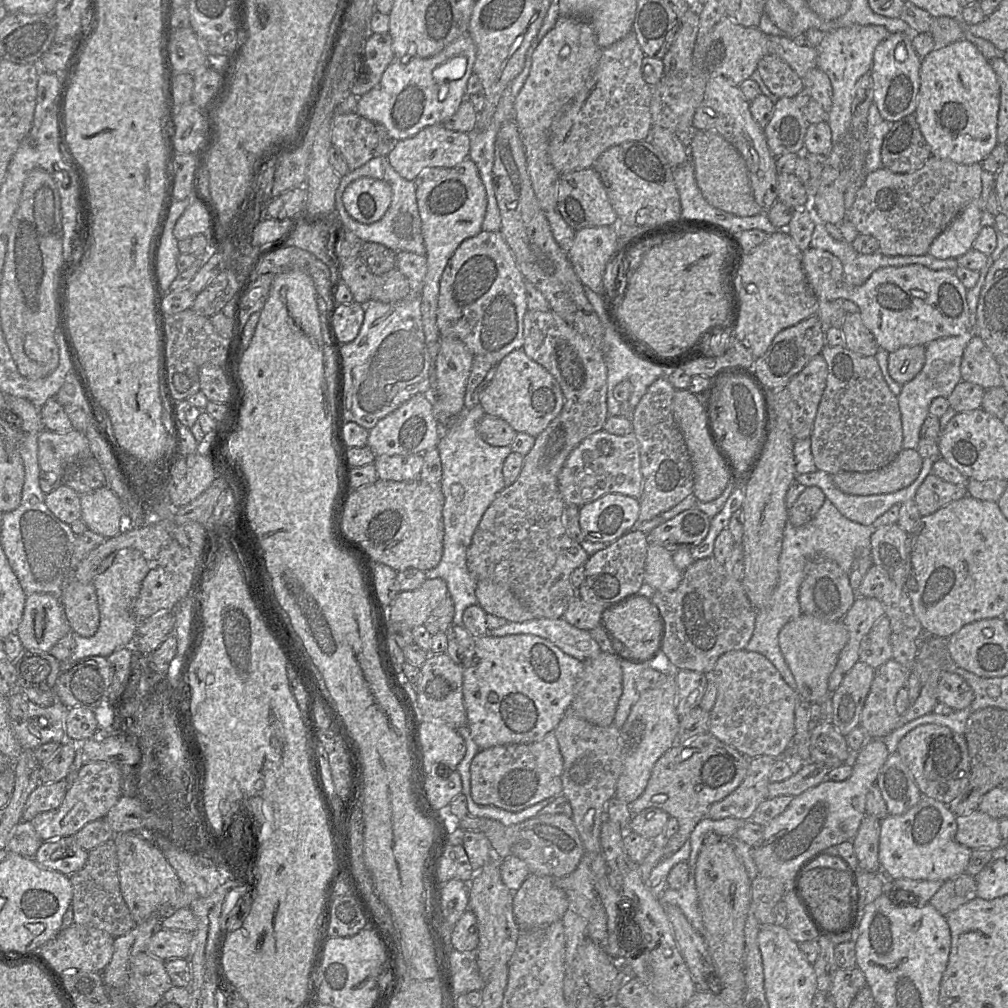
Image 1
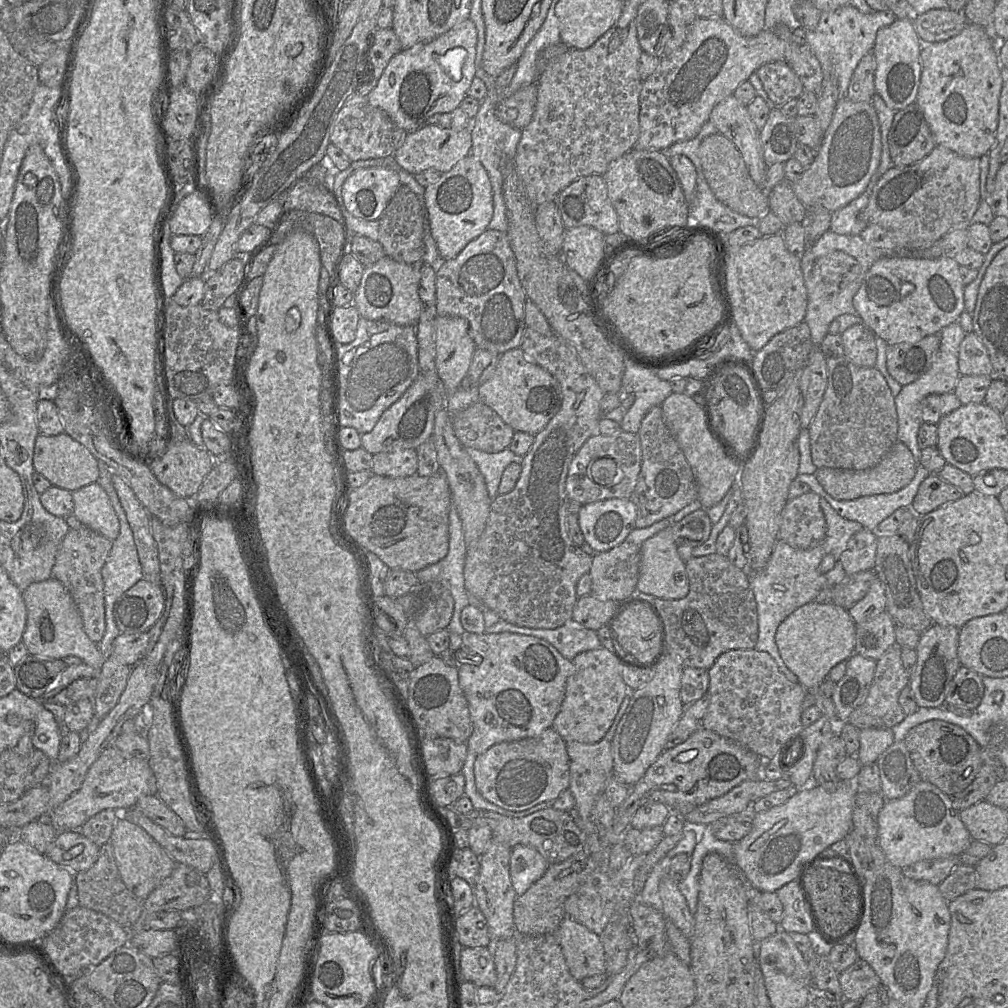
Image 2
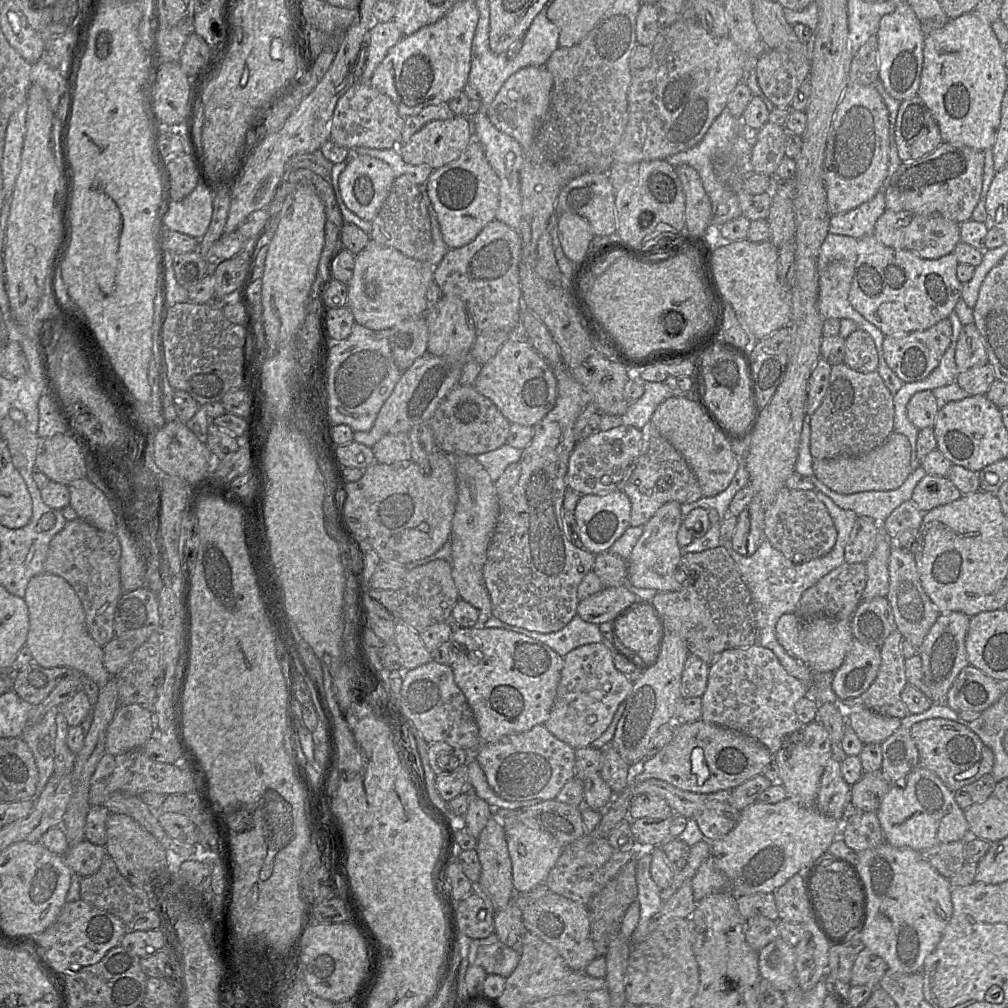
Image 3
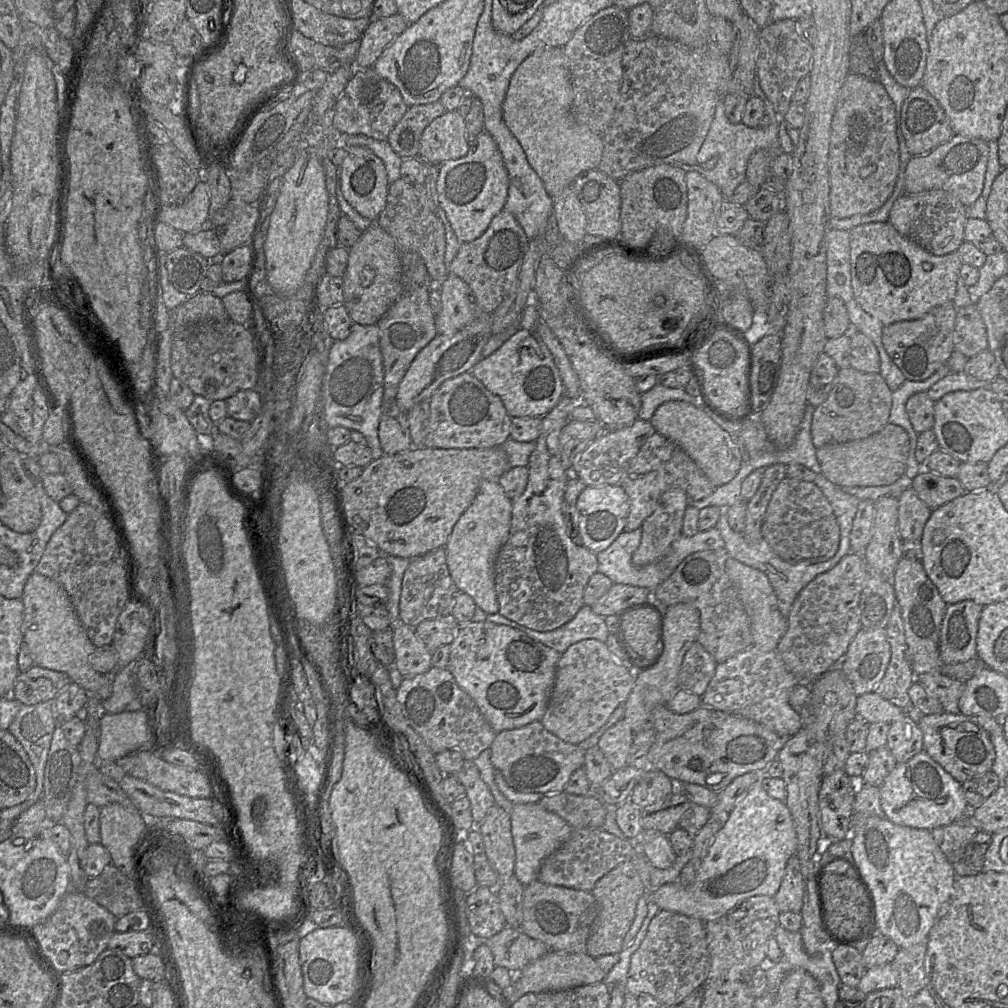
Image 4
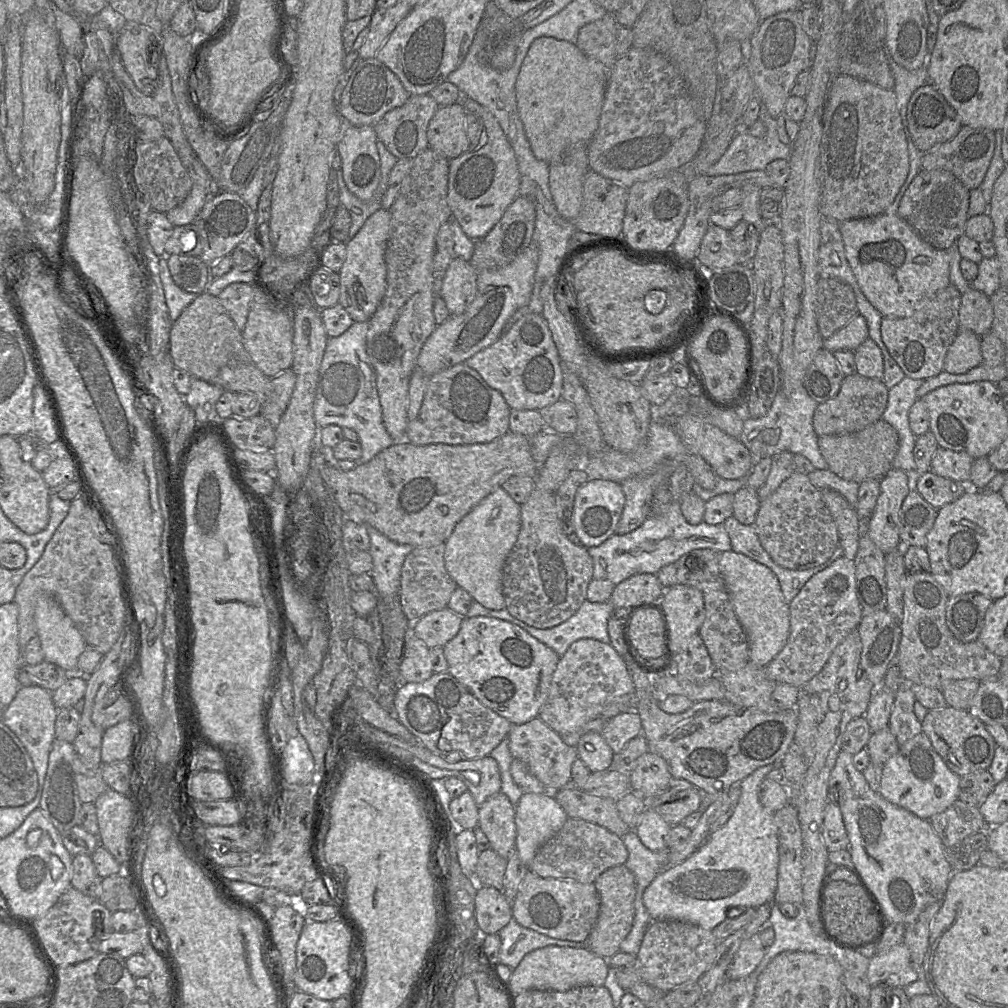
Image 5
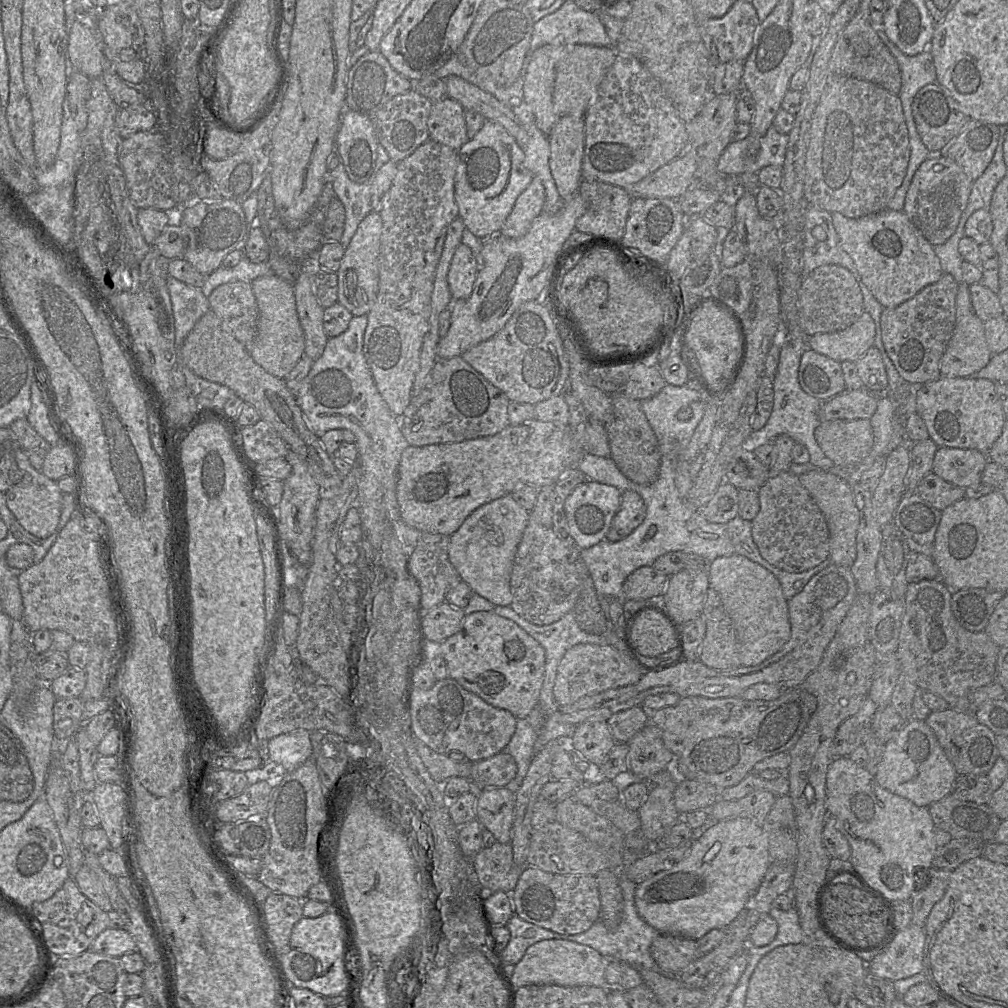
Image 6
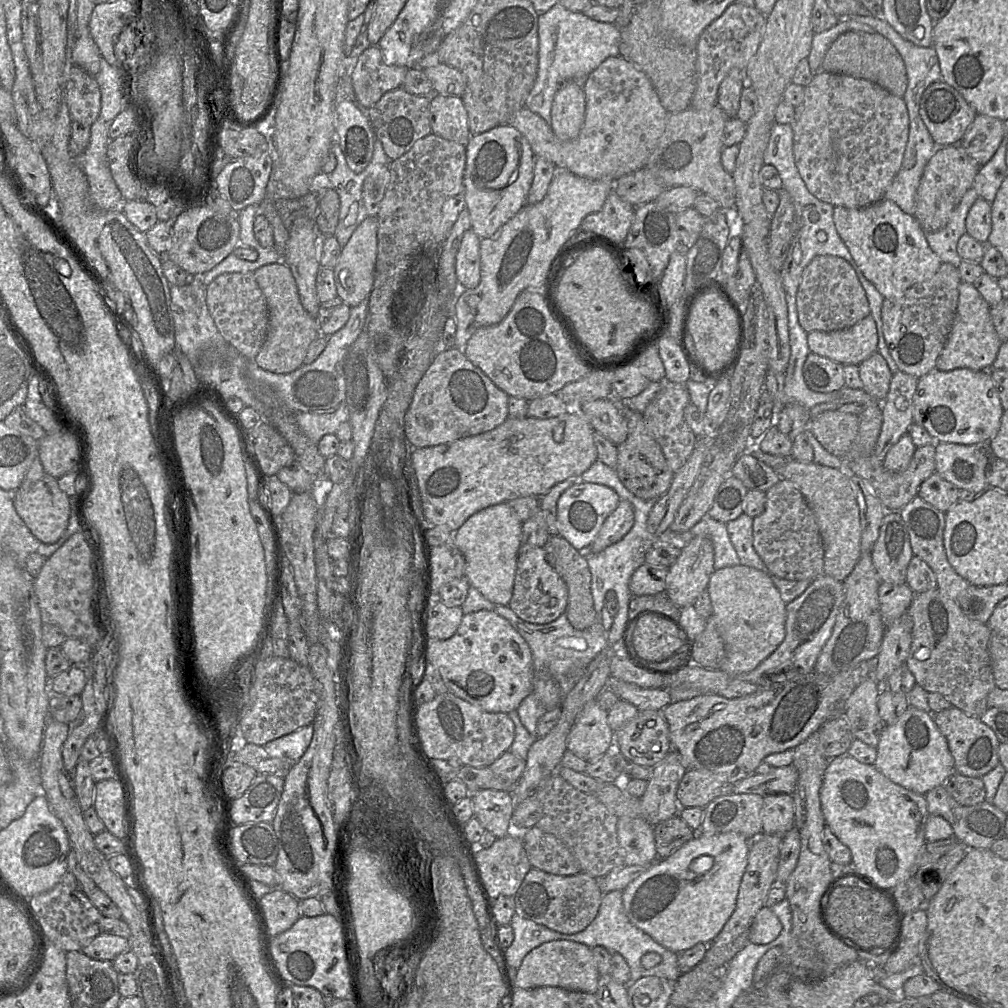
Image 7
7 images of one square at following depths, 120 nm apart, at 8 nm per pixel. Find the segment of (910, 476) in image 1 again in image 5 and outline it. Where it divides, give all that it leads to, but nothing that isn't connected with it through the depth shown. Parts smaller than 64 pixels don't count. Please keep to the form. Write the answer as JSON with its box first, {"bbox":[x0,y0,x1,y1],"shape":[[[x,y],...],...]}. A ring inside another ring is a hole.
{"bbox":[818,419,899,483],"shape":[[[883,419],[850,434],[818,436],[818,448],[828,469],[842,479],[861,483],[868,479],[882,479],[892,468],[899,449],[896,429]]]}

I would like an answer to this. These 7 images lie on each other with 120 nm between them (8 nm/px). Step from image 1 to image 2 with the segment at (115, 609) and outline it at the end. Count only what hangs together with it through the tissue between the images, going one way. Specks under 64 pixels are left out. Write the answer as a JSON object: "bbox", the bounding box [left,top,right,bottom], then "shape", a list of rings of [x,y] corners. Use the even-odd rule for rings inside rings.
{"bbox":[96,460,144,659],"shape":[[[98,460],[98,469],[99,476],[96,482],[107,493],[111,505],[118,517],[120,525],[119,535],[113,541],[112,548],[101,570],[101,575],[104,584],[105,632],[100,642],[97,643],[97,647],[100,650],[100,652],[104,655],[104,657],[107,659],[111,655],[112,644],[115,638],[119,636],[121,633],[117,627],[114,618],[114,605],[124,592],[133,587],[139,580],[143,579],[144,574],[139,561],[138,551],[136,548],[132,530],[128,523],[126,513],[120,503],[120,500],[117,496],[117,493],[112,483],[112,477],[114,474],[103,461]]]}

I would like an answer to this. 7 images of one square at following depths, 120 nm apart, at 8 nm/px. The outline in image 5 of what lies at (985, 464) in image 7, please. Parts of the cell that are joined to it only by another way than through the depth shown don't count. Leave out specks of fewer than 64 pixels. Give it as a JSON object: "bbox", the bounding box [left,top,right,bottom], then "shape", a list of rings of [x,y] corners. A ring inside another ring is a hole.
{"bbox":[931,448,974,485],"shape":[[[941,448],[934,453],[931,469],[934,473],[969,485],[974,458],[963,451]]]}

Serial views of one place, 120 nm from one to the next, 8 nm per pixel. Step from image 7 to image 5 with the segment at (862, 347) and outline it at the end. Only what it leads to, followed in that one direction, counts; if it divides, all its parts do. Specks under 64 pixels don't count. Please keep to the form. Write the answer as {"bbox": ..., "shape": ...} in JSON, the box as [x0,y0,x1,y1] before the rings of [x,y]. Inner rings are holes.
{"bbox":[823,314,869,353],"shape":[[[857,314],[831,337],[823,339],[823,349],[832,353],[842,350],[855,351],[867,338],[869,338],[867,322],[862,315]]]}

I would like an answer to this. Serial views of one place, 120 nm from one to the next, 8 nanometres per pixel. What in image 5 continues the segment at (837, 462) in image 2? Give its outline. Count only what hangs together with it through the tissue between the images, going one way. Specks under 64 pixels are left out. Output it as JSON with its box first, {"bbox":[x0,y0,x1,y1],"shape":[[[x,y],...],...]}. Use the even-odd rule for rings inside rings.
{"bbox":[813,373,888,436],"shape":[[[858,373],[844,376],[839,392],[817,405],[813,416],[815,433],[817,436],[850,434],[882,419],[887,406],[888,391],[883,380],[871,379]]]}

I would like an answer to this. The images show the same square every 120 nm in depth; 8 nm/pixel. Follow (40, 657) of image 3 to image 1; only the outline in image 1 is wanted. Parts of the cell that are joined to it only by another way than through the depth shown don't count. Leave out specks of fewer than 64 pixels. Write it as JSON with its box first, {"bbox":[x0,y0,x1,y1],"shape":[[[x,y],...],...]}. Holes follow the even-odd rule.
{"bbox":[16,593,74,653],"shape":[[[45,593],[26,597],[23,617],[16,631],[25,650],[49,653],[68,633],[74,632],[58,598]]]}

